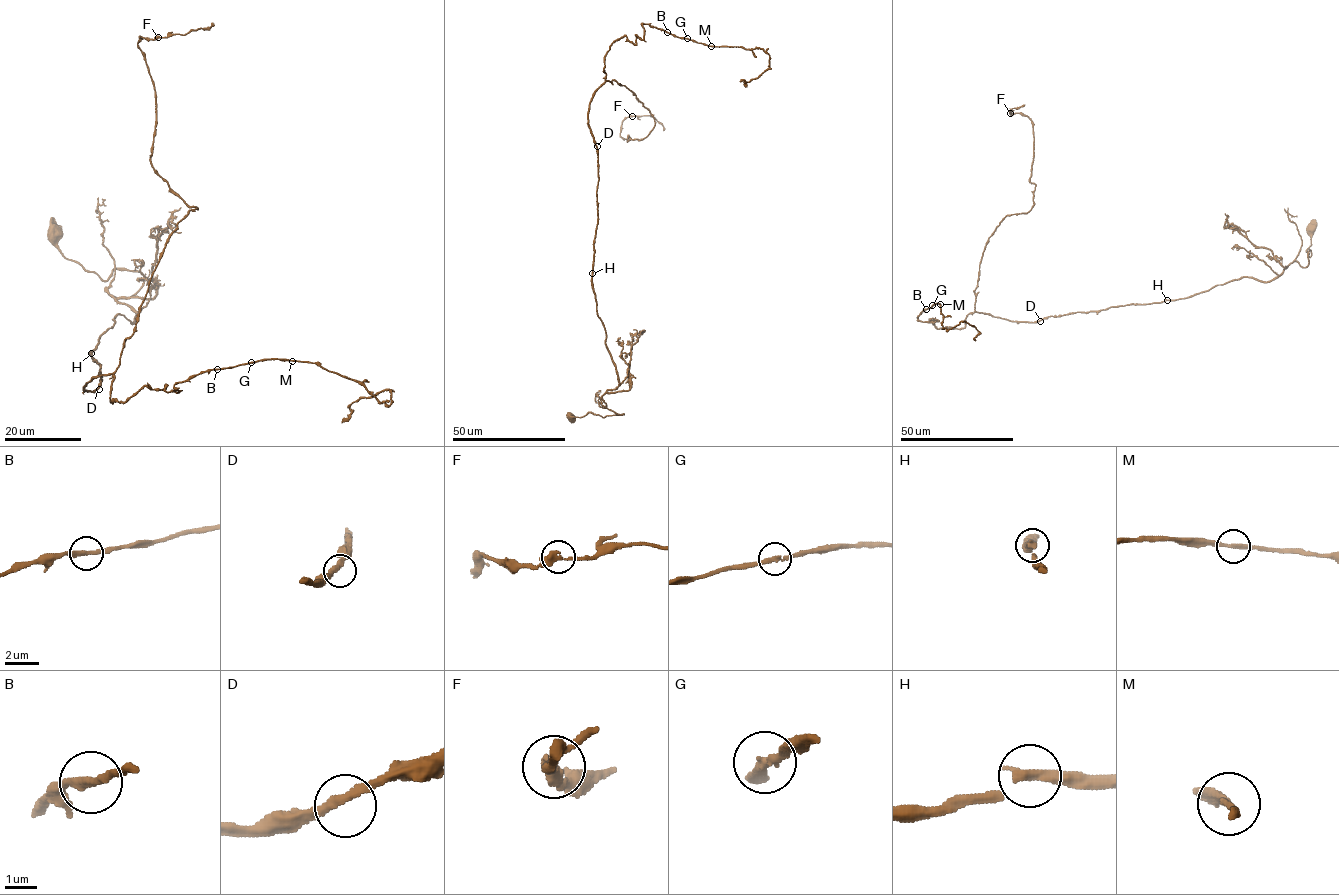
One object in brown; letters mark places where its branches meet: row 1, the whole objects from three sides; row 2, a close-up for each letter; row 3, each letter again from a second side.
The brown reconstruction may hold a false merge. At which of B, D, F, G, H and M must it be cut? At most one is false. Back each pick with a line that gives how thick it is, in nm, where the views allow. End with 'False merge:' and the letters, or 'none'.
False merge: none

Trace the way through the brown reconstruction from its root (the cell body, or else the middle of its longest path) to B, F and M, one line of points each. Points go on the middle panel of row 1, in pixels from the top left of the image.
B: (596, 146), (589, 106), (610, 46), (625, 35), (642, 39), (641, 24), (667, 32)
F: (596, 146), (589, 106), (606, 81), (624, 85), (649, 110), (655, 125), (641, 140), (620, 135), (632, 116)
M: (596, 146), (589, 106), (604, 82), (604, 56), (613, 42), (625, 35), (635, 44), (648, 24), (711, 46)

